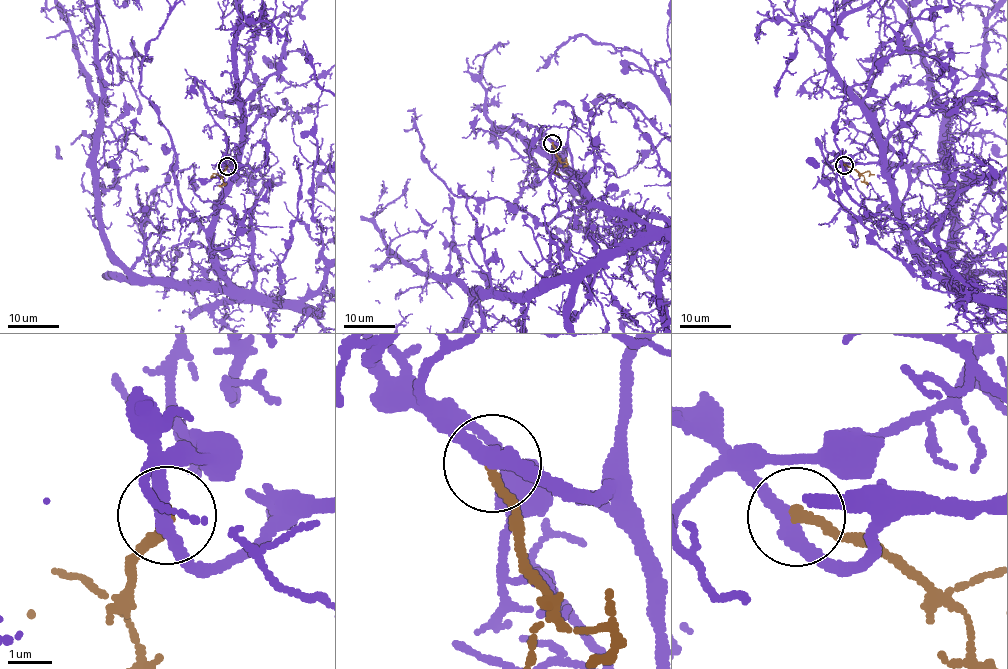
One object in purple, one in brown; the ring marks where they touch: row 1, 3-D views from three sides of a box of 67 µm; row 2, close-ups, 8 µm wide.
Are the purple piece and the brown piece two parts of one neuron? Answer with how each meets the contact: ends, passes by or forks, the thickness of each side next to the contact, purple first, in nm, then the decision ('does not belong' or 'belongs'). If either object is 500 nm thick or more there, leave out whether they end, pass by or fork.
purple passes by | brown ends | 320/220 nm | does not belong

